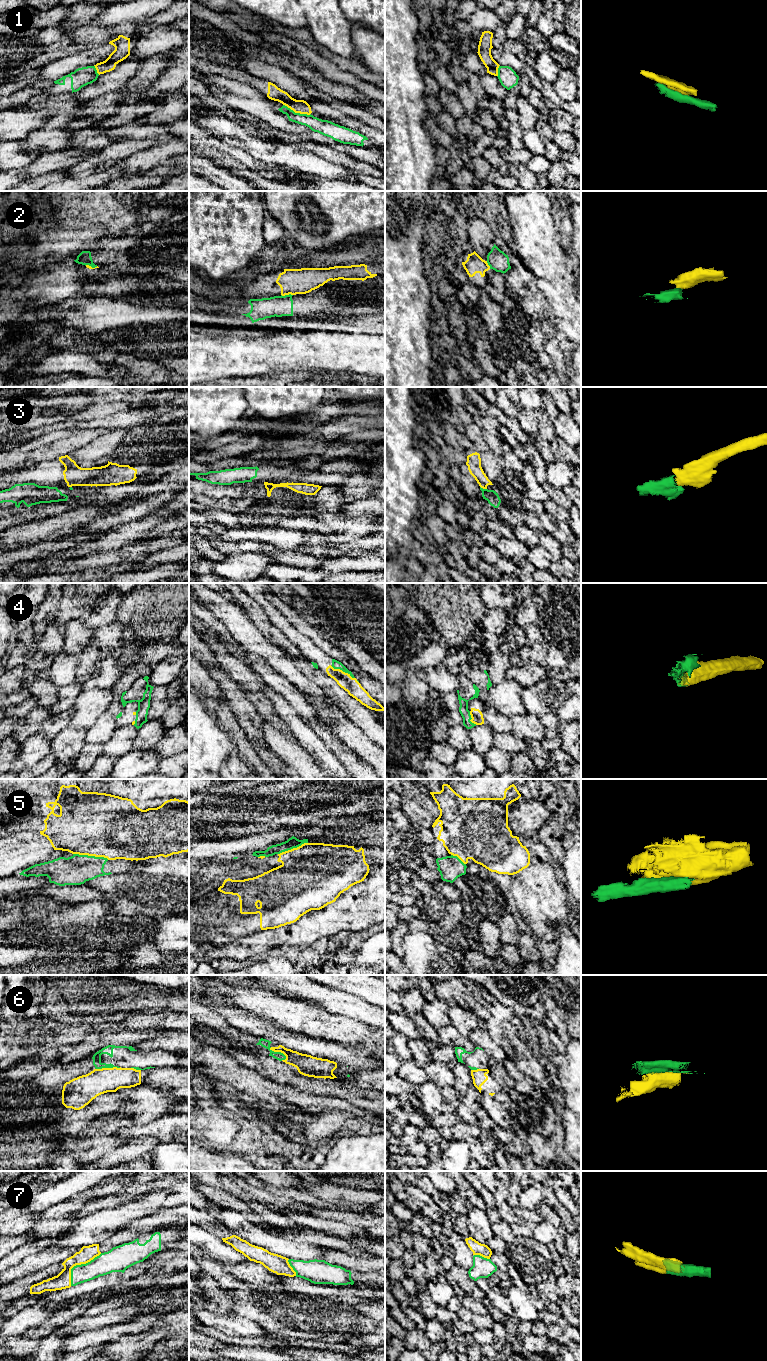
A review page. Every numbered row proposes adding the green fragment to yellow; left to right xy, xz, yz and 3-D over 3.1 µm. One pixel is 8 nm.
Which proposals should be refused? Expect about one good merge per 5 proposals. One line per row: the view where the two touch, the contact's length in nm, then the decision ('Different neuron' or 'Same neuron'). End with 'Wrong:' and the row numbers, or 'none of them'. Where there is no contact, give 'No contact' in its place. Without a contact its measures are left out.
1: Touches yellow in xz. Shared border 240 nm. Different neuron
2: Touches yellow in xz. Shared border 100 nm. Different neuron
3: Touches yellow in yz. Shared border 60 nm. Different neuron
4: Touches yellow in xz. Shared border 220 nm. Same neuron
5: Touches yellow in xy. Shared border 300 nm. Different neuron
6: Touches yellow in xz. Shared border 170 nm. Different neuron
7: Touches yellow in xy. Shared border 360 nm. Same neuron
Wrong: 1, 2, 3, 5, 6

